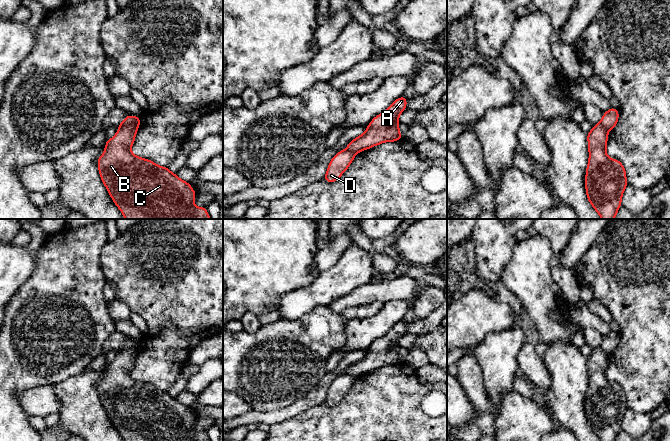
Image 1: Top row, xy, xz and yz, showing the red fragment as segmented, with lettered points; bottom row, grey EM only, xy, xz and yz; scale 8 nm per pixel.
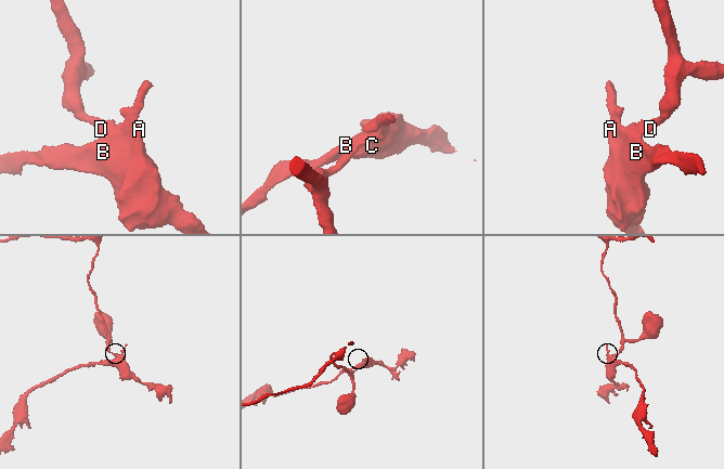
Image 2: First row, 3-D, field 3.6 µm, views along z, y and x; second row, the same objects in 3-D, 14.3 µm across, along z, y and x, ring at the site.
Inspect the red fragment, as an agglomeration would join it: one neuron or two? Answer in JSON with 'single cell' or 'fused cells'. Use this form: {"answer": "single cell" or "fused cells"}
{"answer": "fused cells"}

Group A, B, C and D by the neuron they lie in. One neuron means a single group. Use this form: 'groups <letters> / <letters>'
groups A B C / D

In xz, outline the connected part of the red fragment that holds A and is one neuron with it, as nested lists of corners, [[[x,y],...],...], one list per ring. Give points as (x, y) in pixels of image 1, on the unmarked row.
[[[407,320],[397,322],[385,336],[374,341],[365,356],[348,367],[346,373],[358,377],[383,366],[402,364],[398,341],[405,335],[406,329]]]

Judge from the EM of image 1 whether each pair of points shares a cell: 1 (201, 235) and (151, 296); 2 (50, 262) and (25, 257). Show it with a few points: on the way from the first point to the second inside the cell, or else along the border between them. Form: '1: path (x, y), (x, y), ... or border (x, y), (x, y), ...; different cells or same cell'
1: path (201, 254), (194, 264), (183, 267), (167, 282); same cell
2: border (37, 252), (34, 271), (26, 281); different cells

